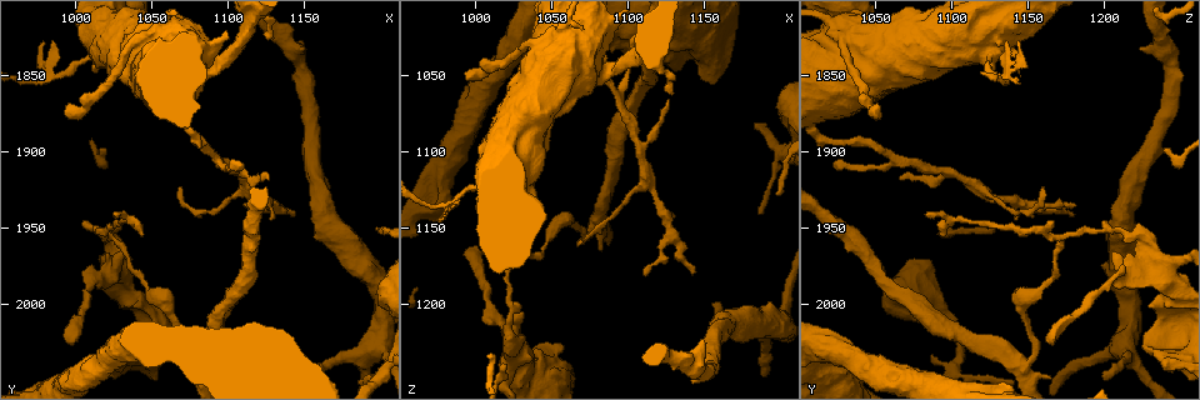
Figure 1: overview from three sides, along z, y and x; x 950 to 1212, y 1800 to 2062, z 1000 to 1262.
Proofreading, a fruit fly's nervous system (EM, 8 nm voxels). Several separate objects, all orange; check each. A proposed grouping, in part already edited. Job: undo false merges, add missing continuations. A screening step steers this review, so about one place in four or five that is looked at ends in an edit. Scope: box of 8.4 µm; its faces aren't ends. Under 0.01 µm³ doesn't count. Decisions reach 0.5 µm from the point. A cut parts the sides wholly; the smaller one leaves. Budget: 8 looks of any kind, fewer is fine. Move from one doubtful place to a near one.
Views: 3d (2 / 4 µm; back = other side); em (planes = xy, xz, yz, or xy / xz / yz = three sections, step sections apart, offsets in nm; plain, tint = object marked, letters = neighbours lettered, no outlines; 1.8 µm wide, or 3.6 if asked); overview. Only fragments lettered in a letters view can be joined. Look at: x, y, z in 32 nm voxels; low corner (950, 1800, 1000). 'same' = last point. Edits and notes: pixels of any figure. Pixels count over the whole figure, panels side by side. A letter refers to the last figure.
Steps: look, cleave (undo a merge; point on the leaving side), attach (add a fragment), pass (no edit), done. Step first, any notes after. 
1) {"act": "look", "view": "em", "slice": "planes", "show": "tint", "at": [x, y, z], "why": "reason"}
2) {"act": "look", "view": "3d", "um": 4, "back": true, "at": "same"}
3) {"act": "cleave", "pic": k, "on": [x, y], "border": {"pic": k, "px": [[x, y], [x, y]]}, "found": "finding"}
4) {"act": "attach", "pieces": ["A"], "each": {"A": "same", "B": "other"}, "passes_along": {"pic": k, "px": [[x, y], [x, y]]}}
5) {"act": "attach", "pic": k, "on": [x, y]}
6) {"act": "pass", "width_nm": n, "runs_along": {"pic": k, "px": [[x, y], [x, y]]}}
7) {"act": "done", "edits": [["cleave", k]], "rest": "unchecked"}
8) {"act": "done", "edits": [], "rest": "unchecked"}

{"act": "look", "view": "em", "slice": "planes", "show": "letters", "at": [994, 2026, 1166]}

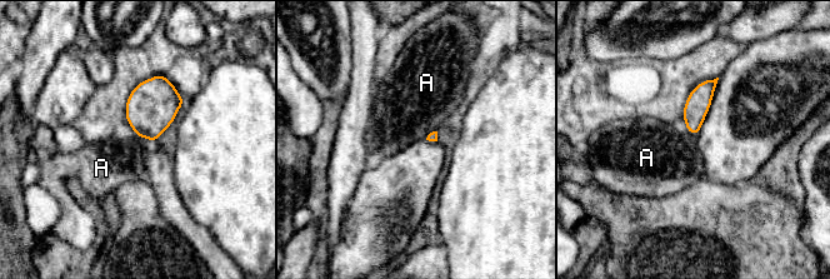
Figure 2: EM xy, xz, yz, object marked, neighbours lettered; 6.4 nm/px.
{"act": "pass", "each": {"A": "other"}, "border": {"pic": 2, "px": [[686, 130], [695, 136]]}, "found": "none of them fits"}

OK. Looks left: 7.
{"act": "look", "view": "3d", "um": 4, "at": [1016, 1982, 1210], "why": "thick turns thin"}

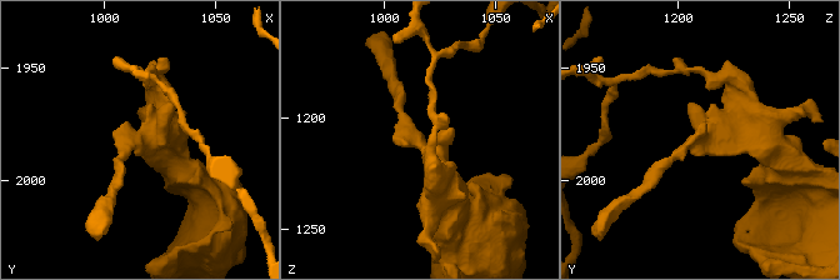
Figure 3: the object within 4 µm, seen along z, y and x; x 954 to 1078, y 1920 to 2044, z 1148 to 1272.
{"act": "look", "view": "em", "slice": "planes", "show": "tint", "at": [1016, 1983, 1208]}

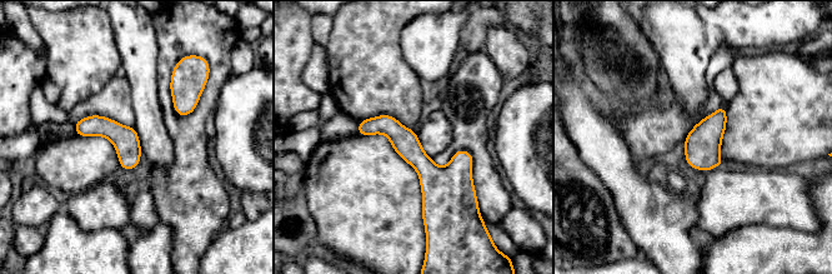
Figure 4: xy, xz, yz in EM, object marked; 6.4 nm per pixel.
{"act": "look", "view": "em", "slice": "planes", "show": "letters", "at": "same", "why": "see the neighbours"}

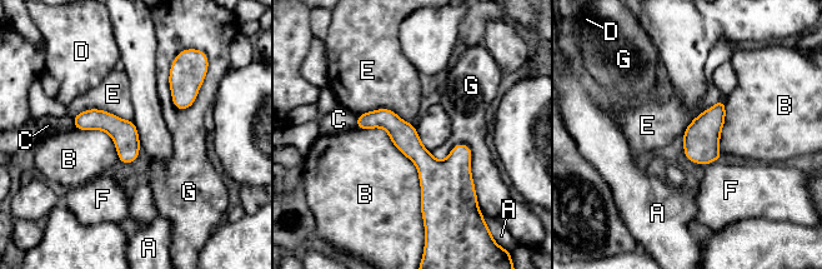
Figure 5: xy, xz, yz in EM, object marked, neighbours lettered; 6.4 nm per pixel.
{"act": "pass", "width_nm": 180, "each": {"A": "other", "B": "other", "C": "other", "D": "other", "E": "other", "F": "other", "G": "other"}, "runs_along": {"pic": 5, "px": [[359, 119], [384, 119], [422, 158], [426, 208]]}, "found": "continuous, no second neuron"}

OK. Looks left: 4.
{"act": "look", "view": "em", "slice": "yz", "step": 16, "show": "letters", "at": [1078, 2040, 1146], "why": "side arm on a straight run"}

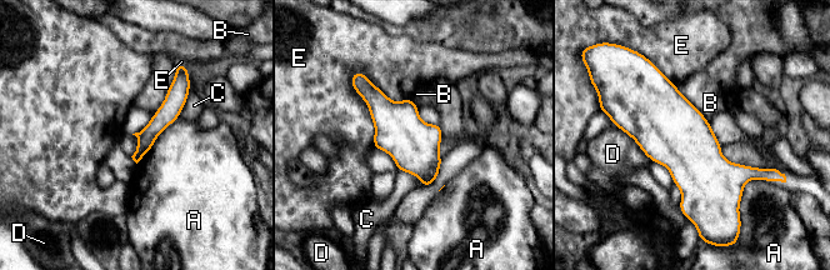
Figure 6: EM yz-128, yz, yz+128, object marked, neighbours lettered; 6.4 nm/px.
{"act": "pass", "width_nm": 120, "longest_contact_nm": ["E", 460], "each": {"A": "other", "B": "other", "C": "other", "D": "other", "E": "other"}, "found": "one neuron here"}

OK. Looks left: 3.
{"act": "done", "edits": [], "rest": "unchecked"}

